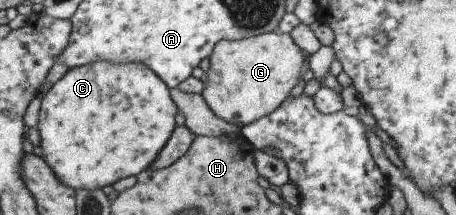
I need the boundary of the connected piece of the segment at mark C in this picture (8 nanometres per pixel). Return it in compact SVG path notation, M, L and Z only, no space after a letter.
M90 63L66 70L42 95L35 127L43 160L54 177L74 191L92 191L100 190L104 185L112 185L124 177L137 176L150 167L174 129L176 112L166 85L140 63Z

